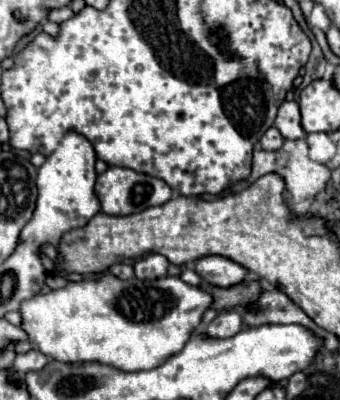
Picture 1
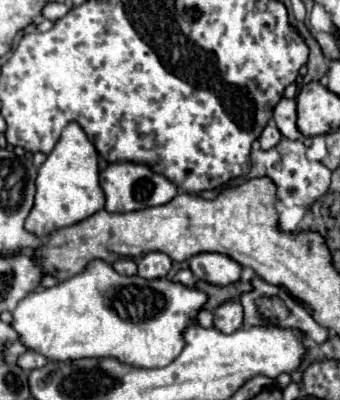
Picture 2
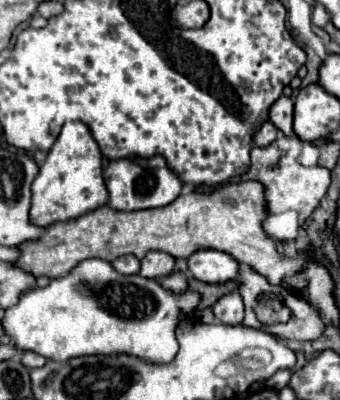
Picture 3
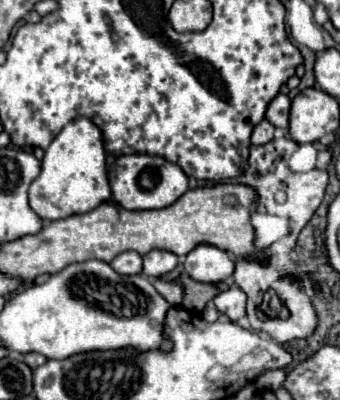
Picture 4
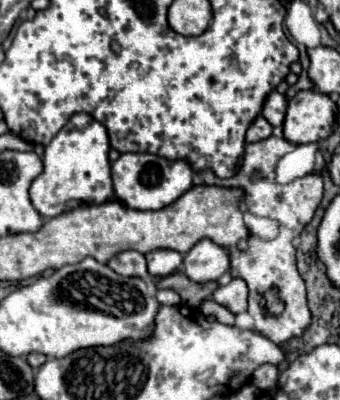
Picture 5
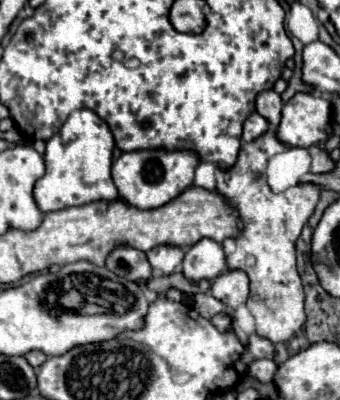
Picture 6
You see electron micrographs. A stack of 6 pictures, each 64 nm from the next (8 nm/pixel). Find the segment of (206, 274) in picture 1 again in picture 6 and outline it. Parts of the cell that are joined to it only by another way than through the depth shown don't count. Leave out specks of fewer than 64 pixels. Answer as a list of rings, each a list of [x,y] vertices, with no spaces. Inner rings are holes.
[[[210,238],[196,242],[192,248],[188,248],[182,268],[184,268],[184,276],[192,282],[216,280],[228,268],[222,244]]]

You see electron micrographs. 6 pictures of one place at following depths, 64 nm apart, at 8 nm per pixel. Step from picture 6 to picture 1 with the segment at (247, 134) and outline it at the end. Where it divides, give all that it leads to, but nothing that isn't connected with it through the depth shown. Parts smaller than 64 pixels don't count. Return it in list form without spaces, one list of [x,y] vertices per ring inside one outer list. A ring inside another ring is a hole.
[[[272,126],[272,128],[268,128],[268,132],[264,132],[264,136],[260,138],[260,144],[264,150],[280,150],[284,144],[284,138],[278,132],[278,128]]]

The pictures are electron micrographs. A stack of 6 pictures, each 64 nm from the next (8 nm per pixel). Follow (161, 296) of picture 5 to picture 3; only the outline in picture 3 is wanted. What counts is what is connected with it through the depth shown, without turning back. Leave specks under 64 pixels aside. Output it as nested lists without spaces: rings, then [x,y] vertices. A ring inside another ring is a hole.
[[[174,272],[162,280],[158,280],[160,284],[164,284],[164,288],[172,288],[176,292],[184,292],[188,290],[188,278],[182,274],[182,272]]]

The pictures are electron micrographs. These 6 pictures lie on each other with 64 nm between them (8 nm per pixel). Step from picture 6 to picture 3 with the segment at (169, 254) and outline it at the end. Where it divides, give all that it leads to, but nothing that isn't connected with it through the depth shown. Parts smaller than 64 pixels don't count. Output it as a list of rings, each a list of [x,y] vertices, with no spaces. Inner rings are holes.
[[[148,252],[140,260],[140,276],[144,278],[164,278],[172,272],[174,258],[166,252]]]

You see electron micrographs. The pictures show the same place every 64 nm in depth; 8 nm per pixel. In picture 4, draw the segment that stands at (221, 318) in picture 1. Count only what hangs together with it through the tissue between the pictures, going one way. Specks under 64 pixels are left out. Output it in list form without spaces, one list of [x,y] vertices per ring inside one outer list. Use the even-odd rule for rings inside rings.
[[[232,286],[214,298],[214,306],[222,316],[236,322],[246,314],[246,296],[244,292],[240,292],[240,288]]]

